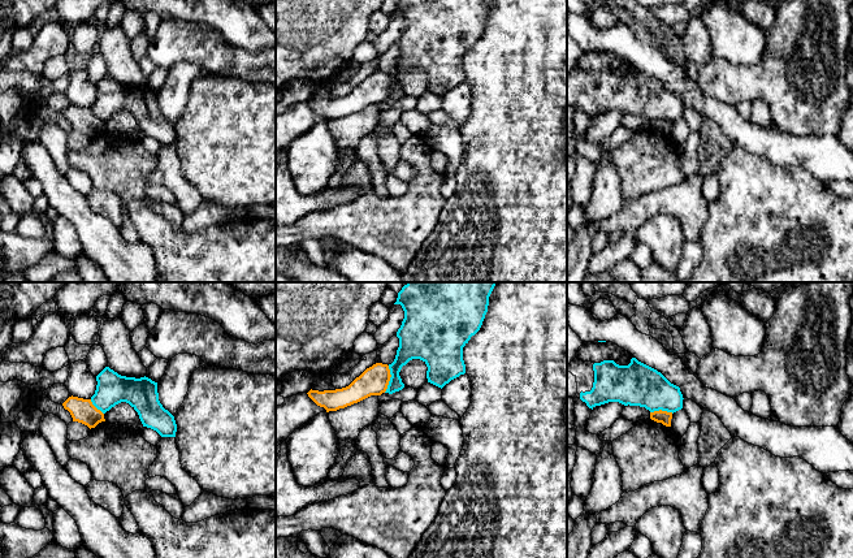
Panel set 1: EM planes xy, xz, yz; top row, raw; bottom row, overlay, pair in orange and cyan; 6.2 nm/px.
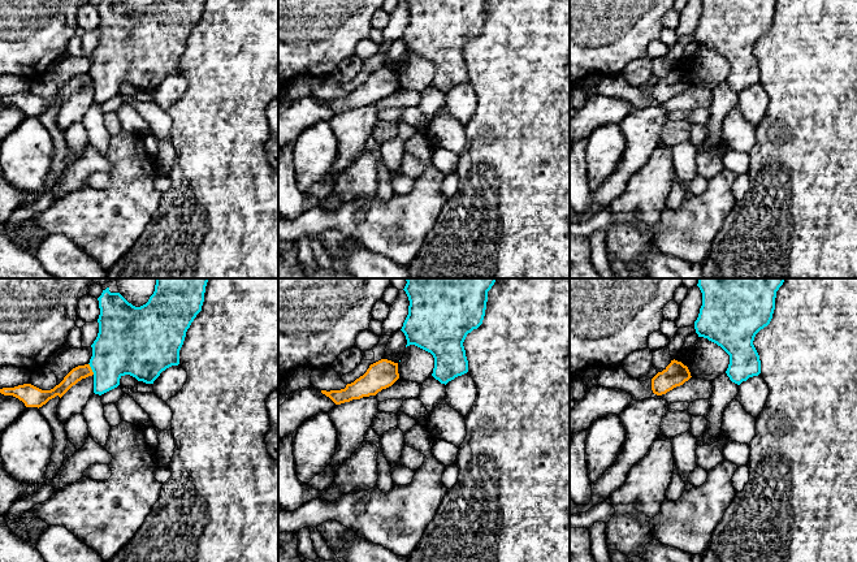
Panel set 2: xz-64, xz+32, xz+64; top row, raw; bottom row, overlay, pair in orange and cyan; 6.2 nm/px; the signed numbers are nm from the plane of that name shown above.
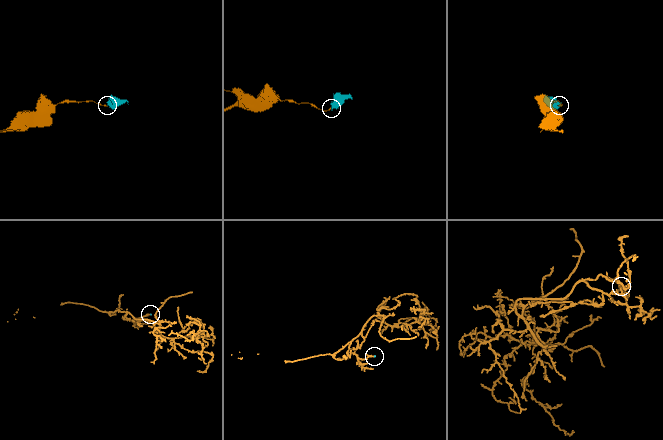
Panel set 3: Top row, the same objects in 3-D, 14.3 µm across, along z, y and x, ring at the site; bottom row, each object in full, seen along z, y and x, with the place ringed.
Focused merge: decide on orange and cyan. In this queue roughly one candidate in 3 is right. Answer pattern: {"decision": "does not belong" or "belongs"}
{"decision": "does not belong"}

